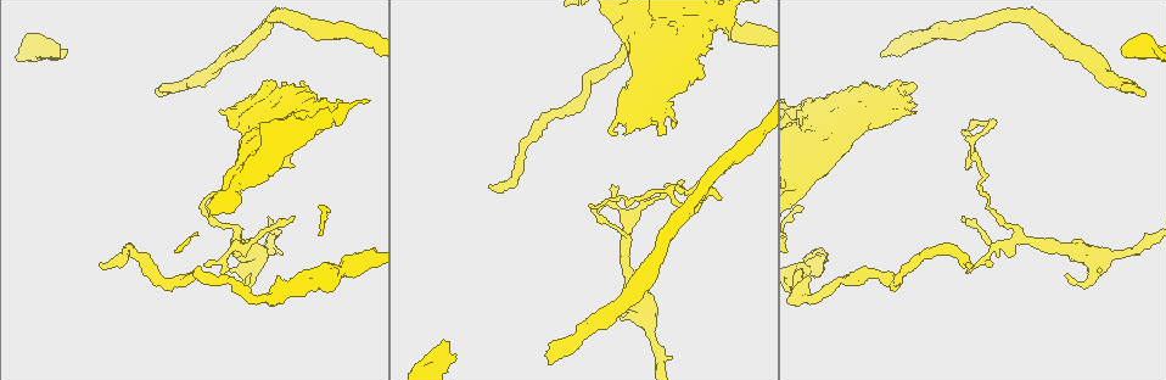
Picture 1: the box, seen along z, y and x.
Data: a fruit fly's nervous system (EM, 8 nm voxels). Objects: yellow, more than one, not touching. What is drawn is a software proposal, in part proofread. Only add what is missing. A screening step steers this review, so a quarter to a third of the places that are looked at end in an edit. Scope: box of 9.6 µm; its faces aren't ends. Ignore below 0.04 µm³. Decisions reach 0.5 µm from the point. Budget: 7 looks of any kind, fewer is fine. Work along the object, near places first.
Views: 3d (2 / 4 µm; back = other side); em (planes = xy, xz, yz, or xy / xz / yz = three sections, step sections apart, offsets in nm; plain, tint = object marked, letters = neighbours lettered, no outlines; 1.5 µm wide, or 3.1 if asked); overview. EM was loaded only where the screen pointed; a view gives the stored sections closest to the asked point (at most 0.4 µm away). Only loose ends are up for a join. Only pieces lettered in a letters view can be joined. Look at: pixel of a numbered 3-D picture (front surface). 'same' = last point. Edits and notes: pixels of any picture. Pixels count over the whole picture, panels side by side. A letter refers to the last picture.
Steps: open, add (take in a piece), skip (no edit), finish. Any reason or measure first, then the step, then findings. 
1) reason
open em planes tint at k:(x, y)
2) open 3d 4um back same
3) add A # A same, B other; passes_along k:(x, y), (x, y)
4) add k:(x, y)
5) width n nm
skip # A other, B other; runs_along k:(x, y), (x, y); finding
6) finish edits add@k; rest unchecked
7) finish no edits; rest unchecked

branch stops here
open 3d 4um at 1:(448, 342)

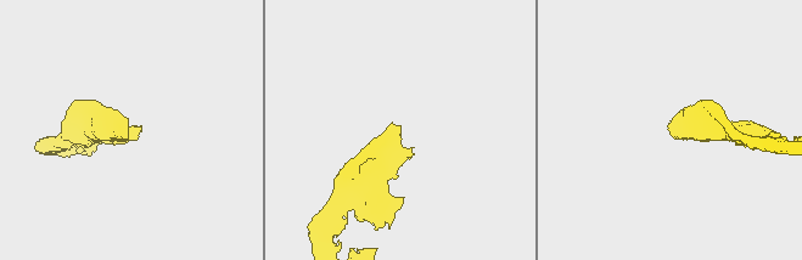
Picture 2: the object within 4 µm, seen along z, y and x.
shape alone is not enough
open em planes letters at 2:(672, 119)

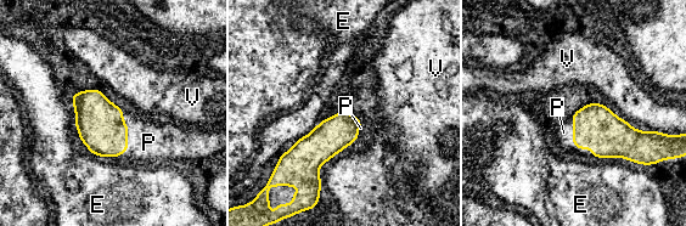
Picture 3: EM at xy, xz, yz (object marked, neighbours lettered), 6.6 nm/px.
add P # E other, P same, V other; it goes on there

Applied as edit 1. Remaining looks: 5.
redraw
open overview

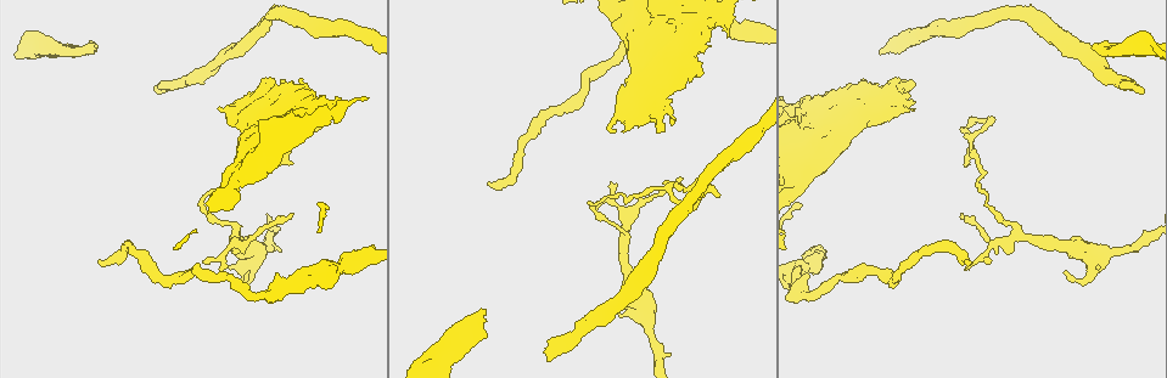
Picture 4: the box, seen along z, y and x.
free end
open em planes letters at 4:(547, 361)

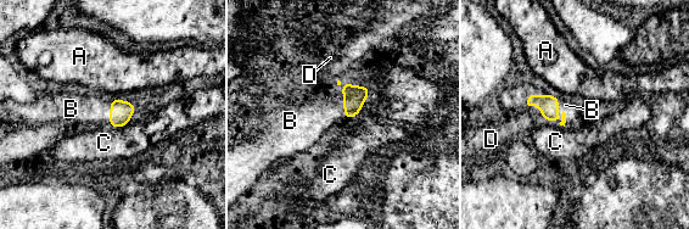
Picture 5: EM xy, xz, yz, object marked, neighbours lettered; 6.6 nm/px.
add B # A other, B same, C other, D other; the neuron continues

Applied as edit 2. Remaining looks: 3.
end of a long branch
open em planes letters at 4:(969, 260)

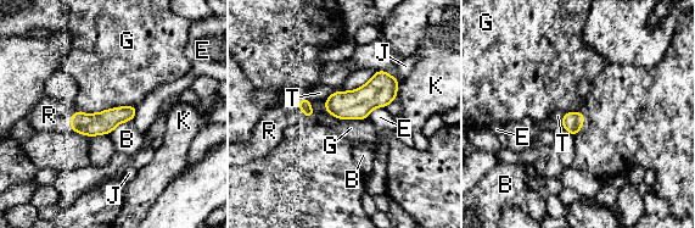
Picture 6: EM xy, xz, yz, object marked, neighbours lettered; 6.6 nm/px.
add R # B other, E other, G other, J other, K other, R same, T other; it goes on there

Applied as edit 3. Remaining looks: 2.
finish edits add@3, add@5, add@6; rest unchecked

